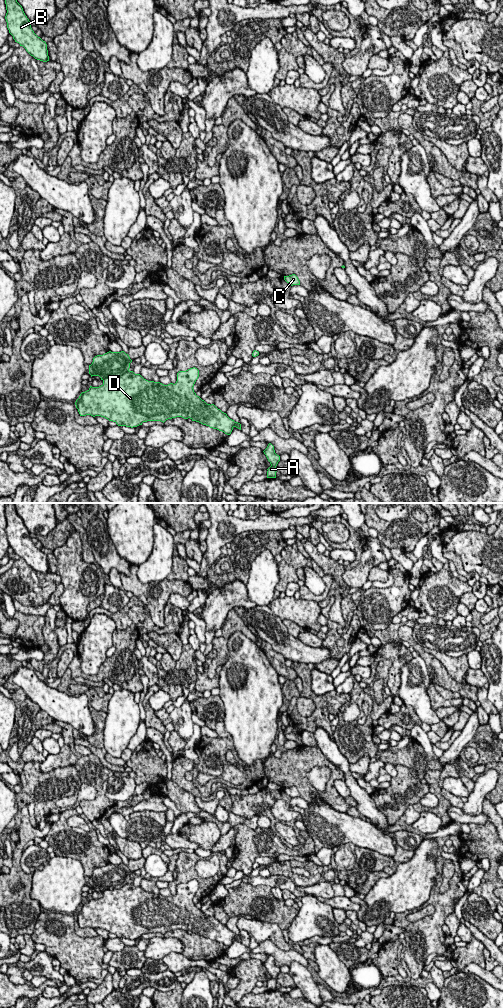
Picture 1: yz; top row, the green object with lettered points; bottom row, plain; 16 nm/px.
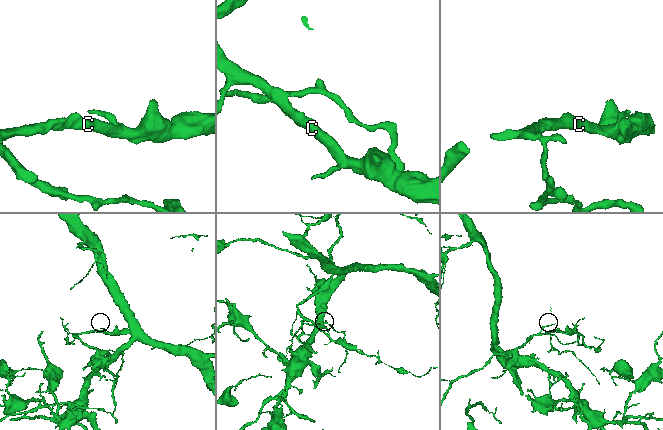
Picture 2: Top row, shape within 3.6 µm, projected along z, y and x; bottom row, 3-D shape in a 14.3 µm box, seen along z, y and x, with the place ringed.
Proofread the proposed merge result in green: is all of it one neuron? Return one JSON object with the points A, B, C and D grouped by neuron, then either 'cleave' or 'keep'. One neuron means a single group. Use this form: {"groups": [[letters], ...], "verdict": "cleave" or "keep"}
{"groups": [["A", "B", "D"], ["C"]], "verdict": "cleave"}

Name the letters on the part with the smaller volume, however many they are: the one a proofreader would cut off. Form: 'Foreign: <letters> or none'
Foreign: C

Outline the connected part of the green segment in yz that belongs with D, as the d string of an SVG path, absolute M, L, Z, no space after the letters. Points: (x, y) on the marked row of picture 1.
M195 367L177 373L175 384L148 381L129 371L120 377L105 378L99 387L82 392L75 405L80 416L101 416L118 426L137 427L147 421L190 418L230 435L241 424L230 419L214 404L207 404L194 392L199 377Z

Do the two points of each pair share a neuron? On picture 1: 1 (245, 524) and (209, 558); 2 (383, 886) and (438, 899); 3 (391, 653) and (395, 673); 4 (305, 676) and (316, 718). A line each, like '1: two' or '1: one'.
1: one
2: two
3: one
4: one

